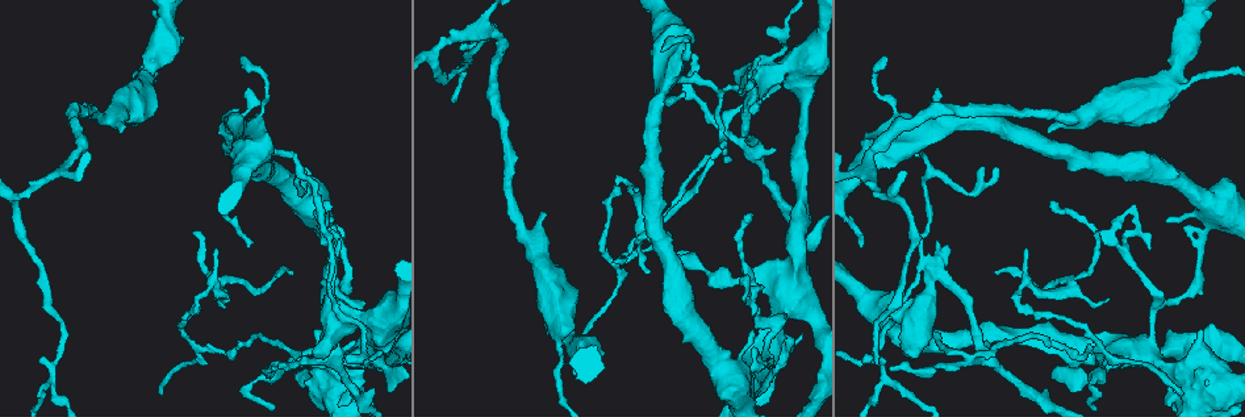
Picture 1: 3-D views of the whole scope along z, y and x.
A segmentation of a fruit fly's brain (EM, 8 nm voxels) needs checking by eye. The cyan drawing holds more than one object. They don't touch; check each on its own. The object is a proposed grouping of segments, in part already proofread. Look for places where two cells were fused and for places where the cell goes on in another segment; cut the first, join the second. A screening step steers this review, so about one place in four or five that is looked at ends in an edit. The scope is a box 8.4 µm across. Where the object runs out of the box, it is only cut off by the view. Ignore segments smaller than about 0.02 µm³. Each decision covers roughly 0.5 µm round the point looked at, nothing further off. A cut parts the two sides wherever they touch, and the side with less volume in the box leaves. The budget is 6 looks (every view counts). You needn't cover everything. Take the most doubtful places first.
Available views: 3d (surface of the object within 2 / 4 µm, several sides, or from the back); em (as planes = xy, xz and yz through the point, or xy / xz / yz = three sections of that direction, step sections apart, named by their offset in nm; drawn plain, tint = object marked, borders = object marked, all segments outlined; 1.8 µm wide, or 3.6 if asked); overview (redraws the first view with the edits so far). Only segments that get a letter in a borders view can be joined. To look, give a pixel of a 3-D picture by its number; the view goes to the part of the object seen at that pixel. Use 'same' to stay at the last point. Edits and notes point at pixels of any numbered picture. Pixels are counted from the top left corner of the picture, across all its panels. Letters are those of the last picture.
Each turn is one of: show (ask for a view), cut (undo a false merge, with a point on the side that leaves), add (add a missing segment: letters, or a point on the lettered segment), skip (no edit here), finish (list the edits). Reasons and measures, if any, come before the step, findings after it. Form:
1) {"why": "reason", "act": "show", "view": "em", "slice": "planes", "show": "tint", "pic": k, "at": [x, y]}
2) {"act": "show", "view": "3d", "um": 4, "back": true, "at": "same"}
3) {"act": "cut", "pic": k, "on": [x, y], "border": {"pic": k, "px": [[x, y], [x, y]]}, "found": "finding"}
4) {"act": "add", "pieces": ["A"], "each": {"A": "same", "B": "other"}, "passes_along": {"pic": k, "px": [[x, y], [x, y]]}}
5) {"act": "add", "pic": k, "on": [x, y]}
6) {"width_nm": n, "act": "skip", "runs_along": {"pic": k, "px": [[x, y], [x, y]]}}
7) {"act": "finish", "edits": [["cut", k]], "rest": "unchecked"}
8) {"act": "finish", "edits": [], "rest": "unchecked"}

{"why": "branch point", "act": "show", "view": "em", "slice": "planes", "show": "borders", "pic": 1, "at": [306, 361]}

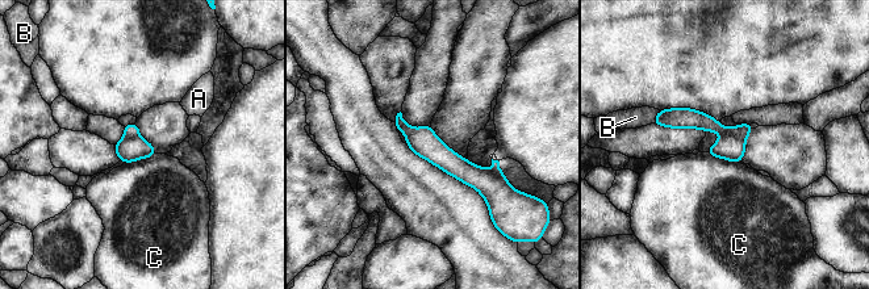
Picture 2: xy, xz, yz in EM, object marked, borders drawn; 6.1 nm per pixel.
{"longest_contact_nm": ["C", 220], "act": "cut", "pic": 2, "on": [732, 149], "each": {"A": "other", "B": "other", "C": "other"}, "part_leaving": {"pic": 2, "px": [[399, 118], [443, 158], [500, 187]]}, "found": "two cells meet here"}

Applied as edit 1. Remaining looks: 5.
{"why": "abrupt turn", "act": "show", "view": "em", "slice": "planes", "show": "tint", "pic": 1, "at": [1056, 293]}

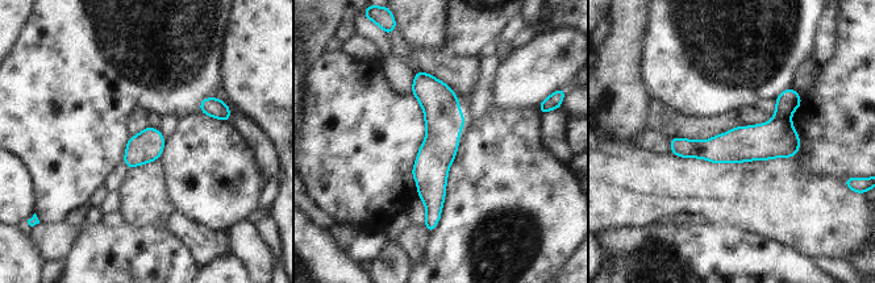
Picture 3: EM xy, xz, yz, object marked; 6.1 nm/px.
{"act": "show", "view": "em", "slice": "planes", "show": "borders", "at": "same"}

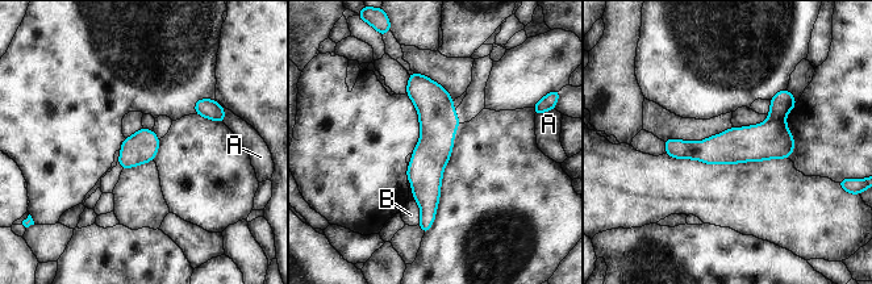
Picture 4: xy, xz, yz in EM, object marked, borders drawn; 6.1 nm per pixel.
{"longest_contact_nm": ["B", 160], "act": "cut", "pic": 4, "on": [783, 101], "each": {"A": "other", "B": "other"}, "border": {"pic": 4, "px": [[768, 118], [784, 120]]}, "found": "a second cell is stuck on"}

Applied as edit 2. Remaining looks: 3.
{"why": "redraw", "act": "show", "view": "overview"}

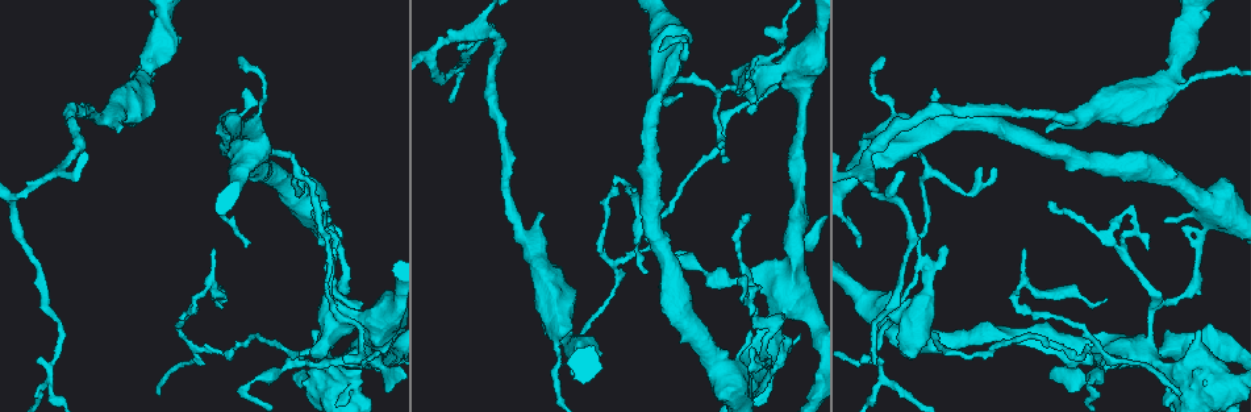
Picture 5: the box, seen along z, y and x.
{"why": "narrows sharply", "act": "show", "view": "em", "um": 3.6, "slice": "xz", "step": 16, "show": "borders", "pic": 5, "at": [789, 305]}

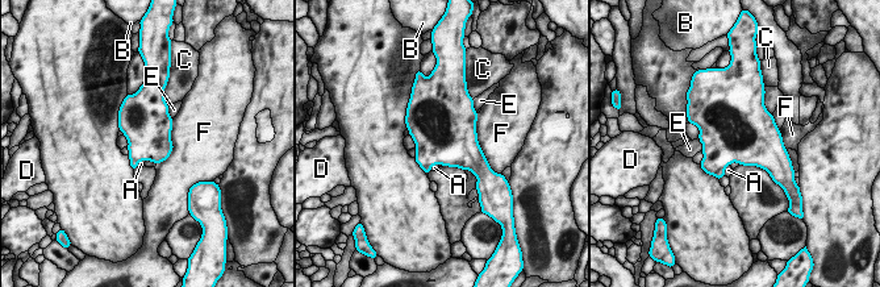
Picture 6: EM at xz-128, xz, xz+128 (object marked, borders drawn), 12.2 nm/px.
{"width_nm": 500, "act": "cut", "pic": 6, "on": [721, 171], "each": {"A": "other", "B": "other", "C": "other", "D": "other", "E": "other", "F": "other"}, "border": {"pic": 6, "px": [[724, 167], [714, 175]]}, "found": "two cells meet here"}

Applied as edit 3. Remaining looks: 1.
{"act": "finish", "edits": [["cut", 2], ["cut", 4], ["cut", 6]], "rest": "unchecked"}

